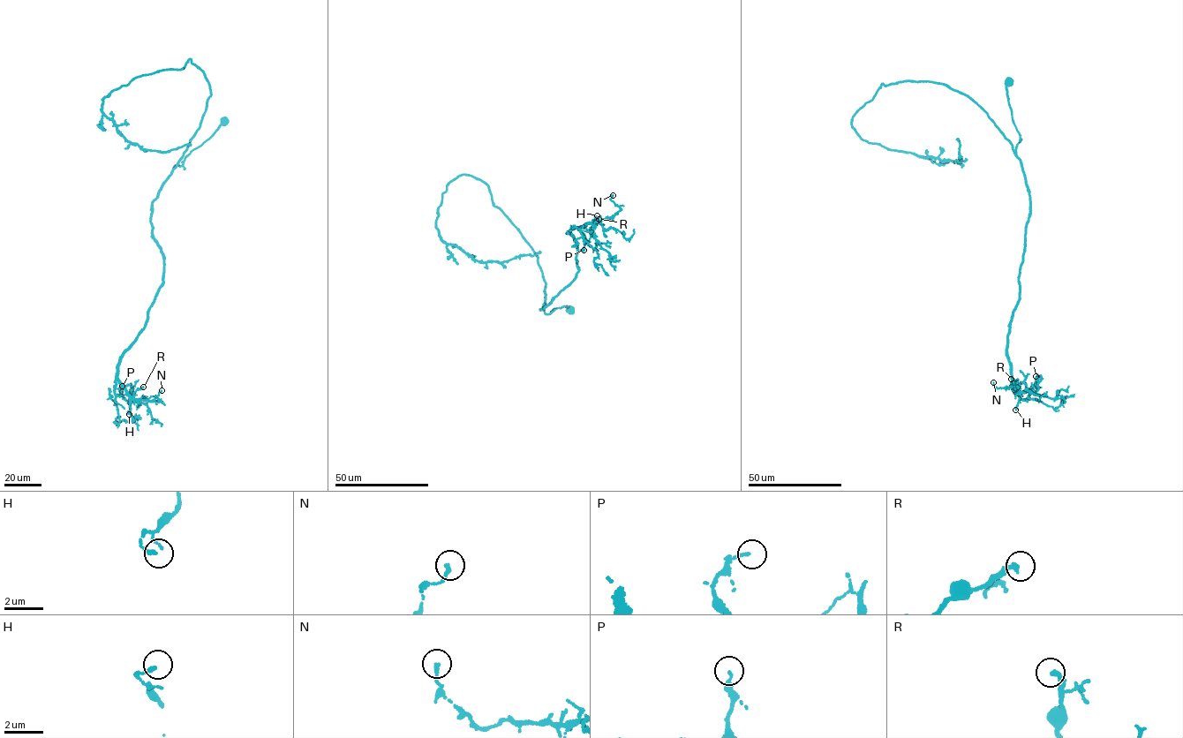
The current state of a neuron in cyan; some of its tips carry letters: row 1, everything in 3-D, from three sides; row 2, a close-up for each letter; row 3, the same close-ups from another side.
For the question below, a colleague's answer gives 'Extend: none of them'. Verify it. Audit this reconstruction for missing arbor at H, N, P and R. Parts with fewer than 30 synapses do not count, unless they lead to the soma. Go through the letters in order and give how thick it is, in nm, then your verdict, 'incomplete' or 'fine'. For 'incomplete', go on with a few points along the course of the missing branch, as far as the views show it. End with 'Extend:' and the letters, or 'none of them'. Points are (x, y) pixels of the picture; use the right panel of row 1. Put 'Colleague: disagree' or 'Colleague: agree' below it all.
H: 160 nm | fine
N: 170 nm | fine
P: 120 nm | fine
R: 240 nm | fine
Extend: none of them
Colleague: agree

